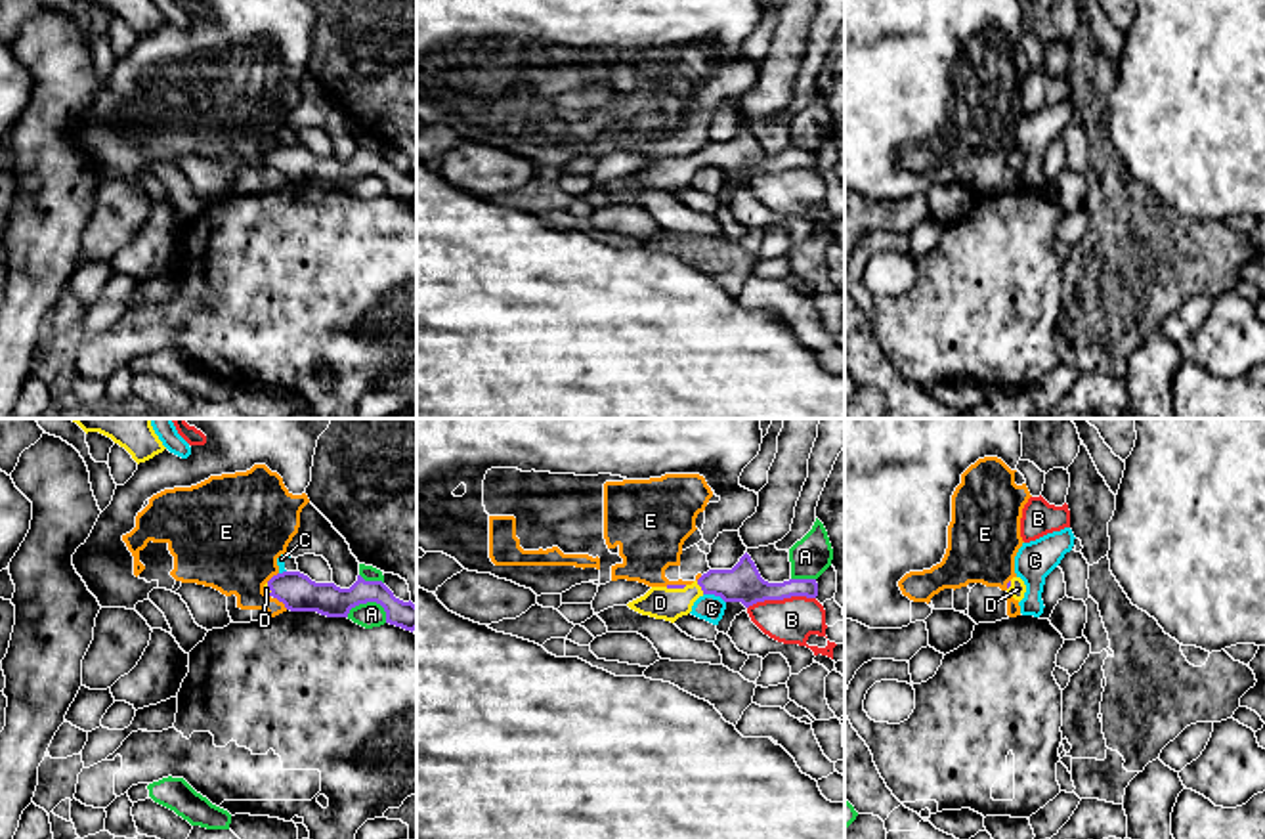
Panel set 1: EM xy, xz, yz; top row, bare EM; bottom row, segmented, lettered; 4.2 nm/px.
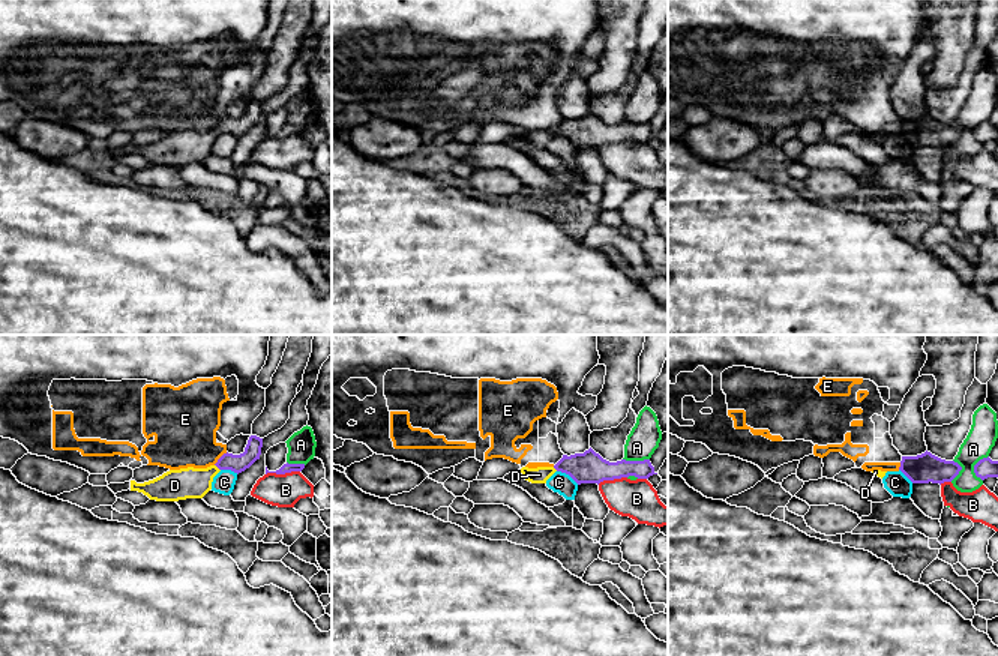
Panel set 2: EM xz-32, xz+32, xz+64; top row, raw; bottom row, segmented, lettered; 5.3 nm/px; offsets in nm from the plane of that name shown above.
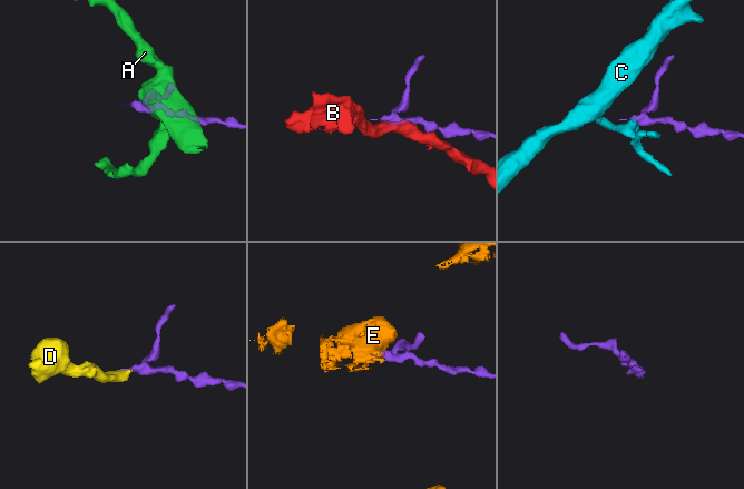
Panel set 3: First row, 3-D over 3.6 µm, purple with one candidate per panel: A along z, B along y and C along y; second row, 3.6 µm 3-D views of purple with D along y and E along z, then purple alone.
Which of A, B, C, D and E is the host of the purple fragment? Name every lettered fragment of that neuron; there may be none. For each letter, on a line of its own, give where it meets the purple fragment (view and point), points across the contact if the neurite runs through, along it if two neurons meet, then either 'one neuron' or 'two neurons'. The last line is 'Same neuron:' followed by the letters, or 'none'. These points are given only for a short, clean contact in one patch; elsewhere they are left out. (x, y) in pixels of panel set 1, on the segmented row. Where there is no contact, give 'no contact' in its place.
A: xy (371, 601) | along xy (346, 616), (360, 604), (377, 602), (386, 622) | two neurons
B: xz (780, 599) | two neurons
C: xz (715, 595) | along xz (704, 593), (713, 593), (725, 602) | two neurons
D: xz (700, 585) | across xz (742, 583), (700, 585), (677, 601), (660, 602) | one neuron
E: xy (281, 601) | along xy (274, 597), (287, 608) | two neurons
Same neuron: D

